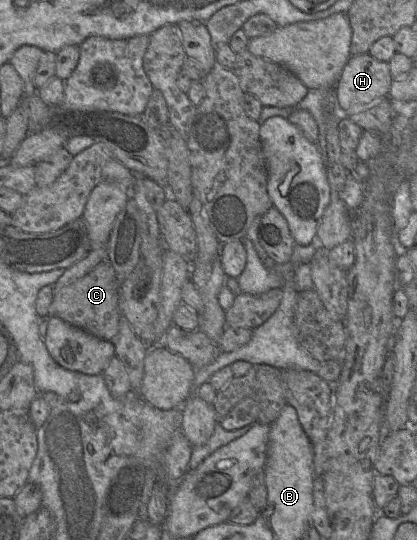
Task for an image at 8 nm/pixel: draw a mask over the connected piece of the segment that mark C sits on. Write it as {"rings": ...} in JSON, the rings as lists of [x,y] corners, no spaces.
{"rings":[[[104,261],[83,278],[54,291],[49,317],[57,317],[96,338],[112,341],[118,333],[121,316],[120,283],[112,265]]]}

